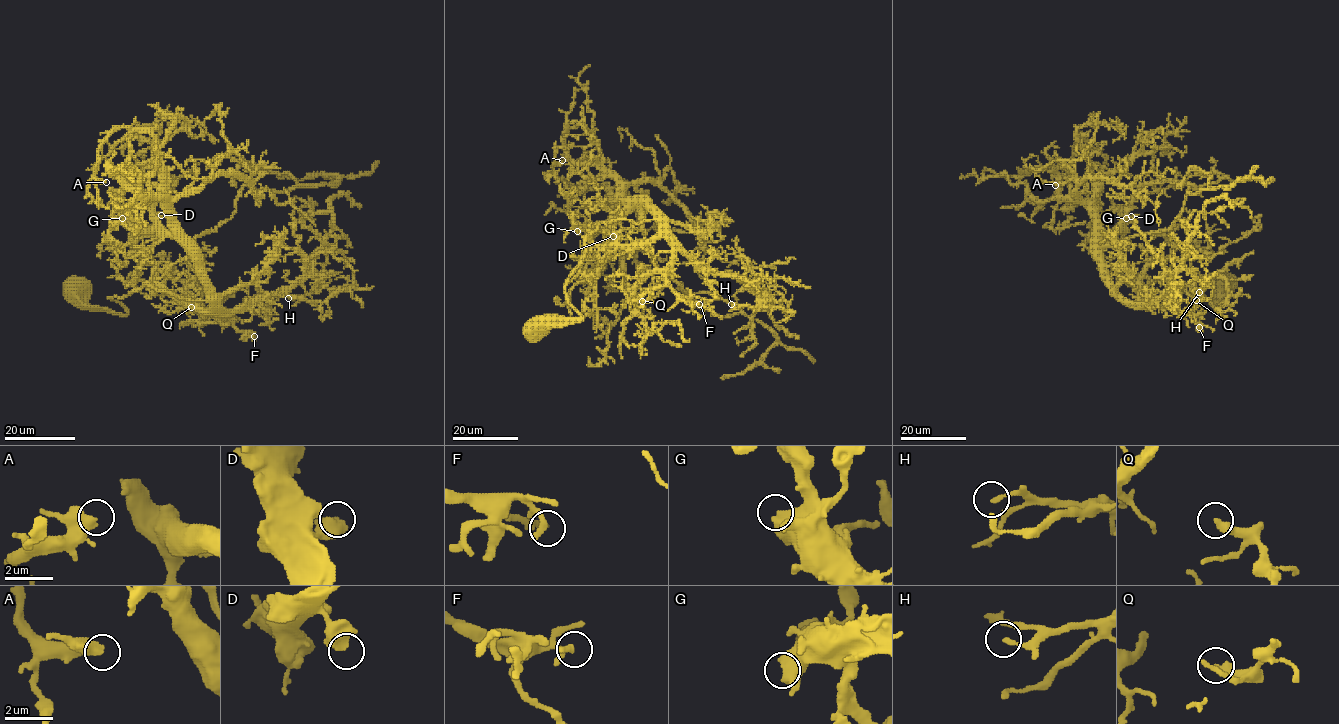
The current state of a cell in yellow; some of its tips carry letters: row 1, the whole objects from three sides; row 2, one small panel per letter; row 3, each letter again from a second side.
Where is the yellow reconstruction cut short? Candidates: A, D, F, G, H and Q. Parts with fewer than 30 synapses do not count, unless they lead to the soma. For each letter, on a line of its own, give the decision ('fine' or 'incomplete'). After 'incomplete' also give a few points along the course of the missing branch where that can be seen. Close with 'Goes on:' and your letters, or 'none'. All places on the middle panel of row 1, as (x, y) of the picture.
A: fine
D: fine
F: fine
G: incomplete; missing branch runs (577, 231), (564, 232), (550, 222), (544, 222), (539, 228), (536, 250), (534, 252), (531, 247)
H: fine
Q: fine
Goes on: G

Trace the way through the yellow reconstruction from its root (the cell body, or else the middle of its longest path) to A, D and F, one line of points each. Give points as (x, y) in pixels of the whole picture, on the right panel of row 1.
A: (1097, 247), (1093, 177), (1081, 135), (1076, 142), (1072, 161), (1063, 172), (1062, 181), (1055, 185)
D: (1097, 247), (1108, 232), (1131, 216)
F: (1097, 247), (1105, 276), (1123, 297), (1143, 306), (1187, 310), (1199, 327)

